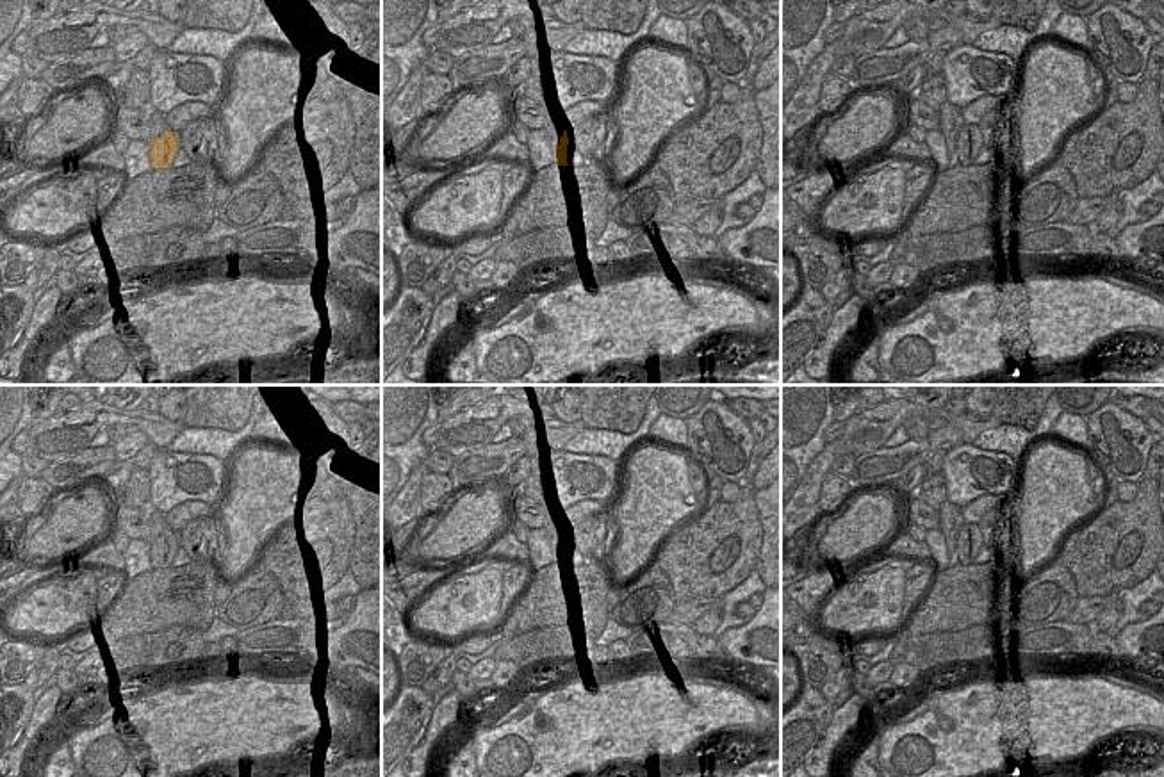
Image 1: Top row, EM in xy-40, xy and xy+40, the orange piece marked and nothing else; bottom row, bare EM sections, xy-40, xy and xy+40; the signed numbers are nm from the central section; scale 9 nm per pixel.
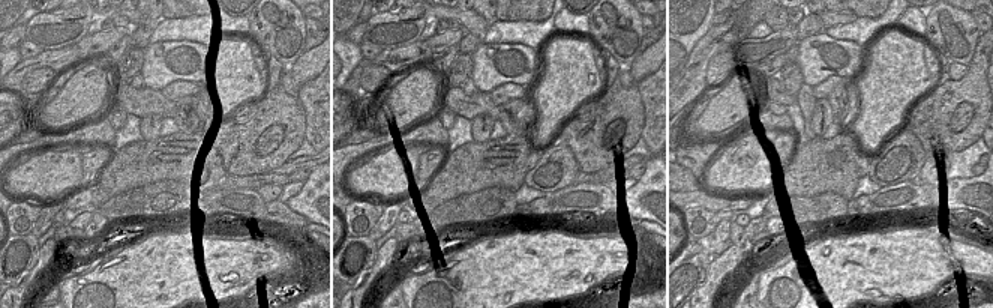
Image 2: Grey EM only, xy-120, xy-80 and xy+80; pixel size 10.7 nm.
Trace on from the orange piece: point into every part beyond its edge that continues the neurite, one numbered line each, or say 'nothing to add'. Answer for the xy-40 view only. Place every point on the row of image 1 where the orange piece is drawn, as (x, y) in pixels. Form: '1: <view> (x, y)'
nothing to add

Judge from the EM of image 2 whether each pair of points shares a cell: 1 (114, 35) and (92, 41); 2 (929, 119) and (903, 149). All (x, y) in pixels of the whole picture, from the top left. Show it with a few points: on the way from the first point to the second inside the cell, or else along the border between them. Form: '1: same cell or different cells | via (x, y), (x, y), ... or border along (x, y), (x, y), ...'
1: same cell | via (108, 38), (98, 41)
2: different cells | border along (908, 126), (927, 158)

